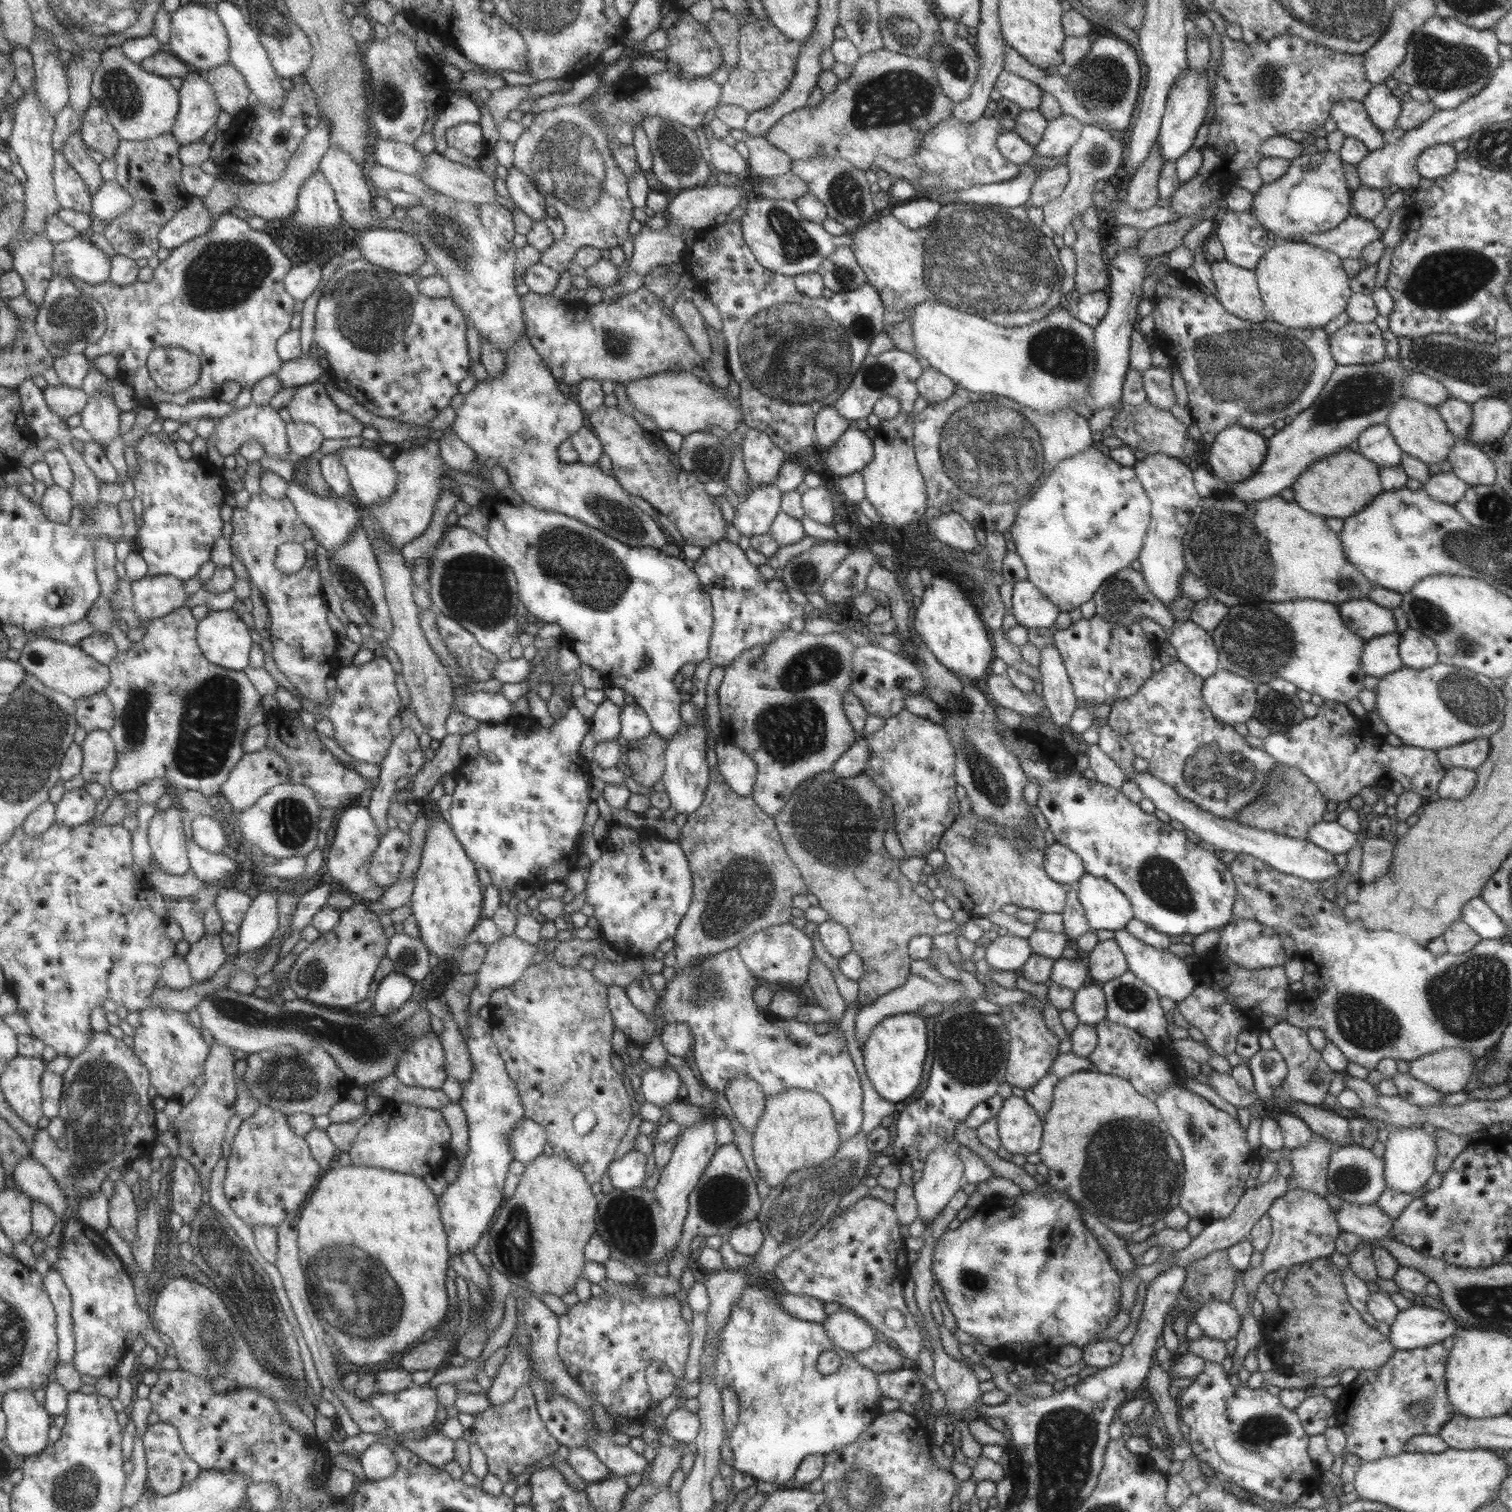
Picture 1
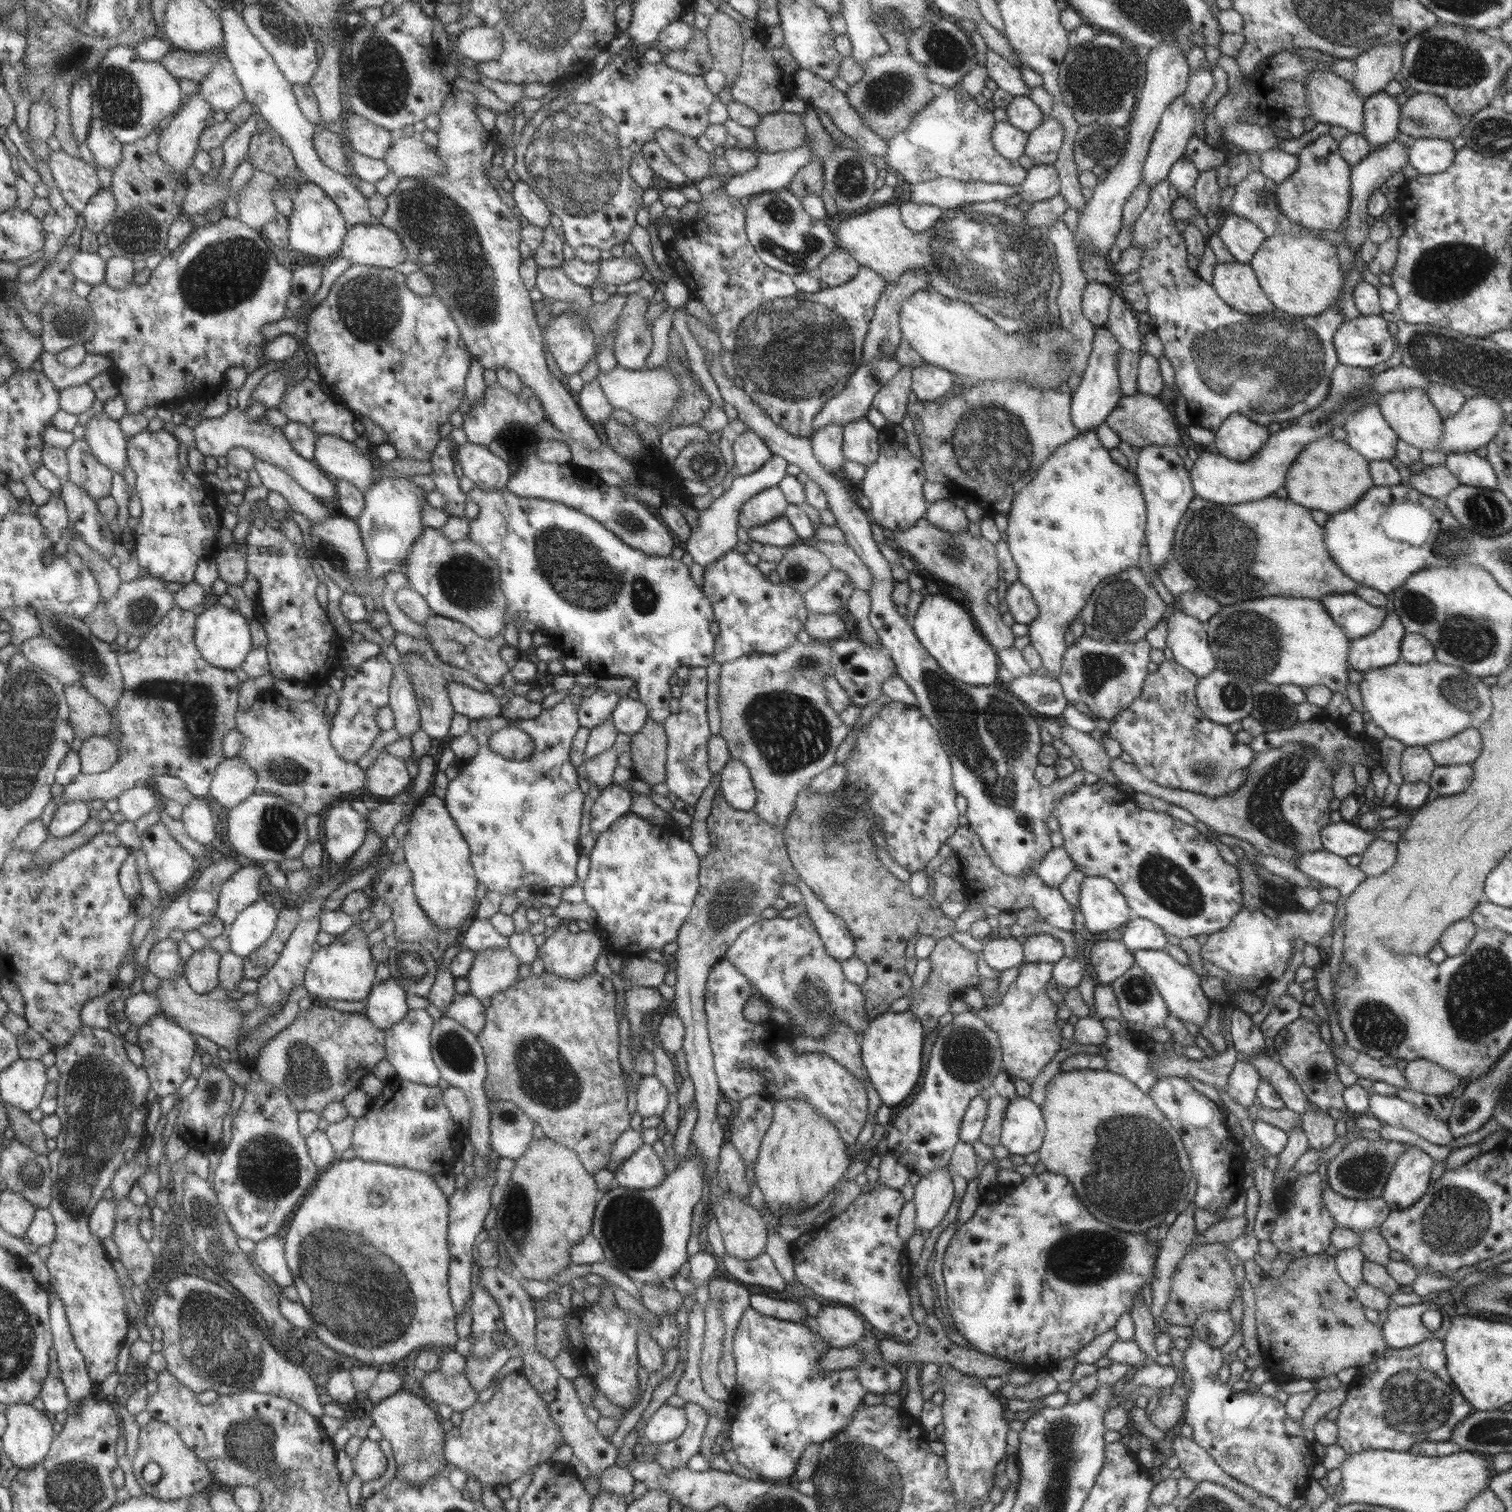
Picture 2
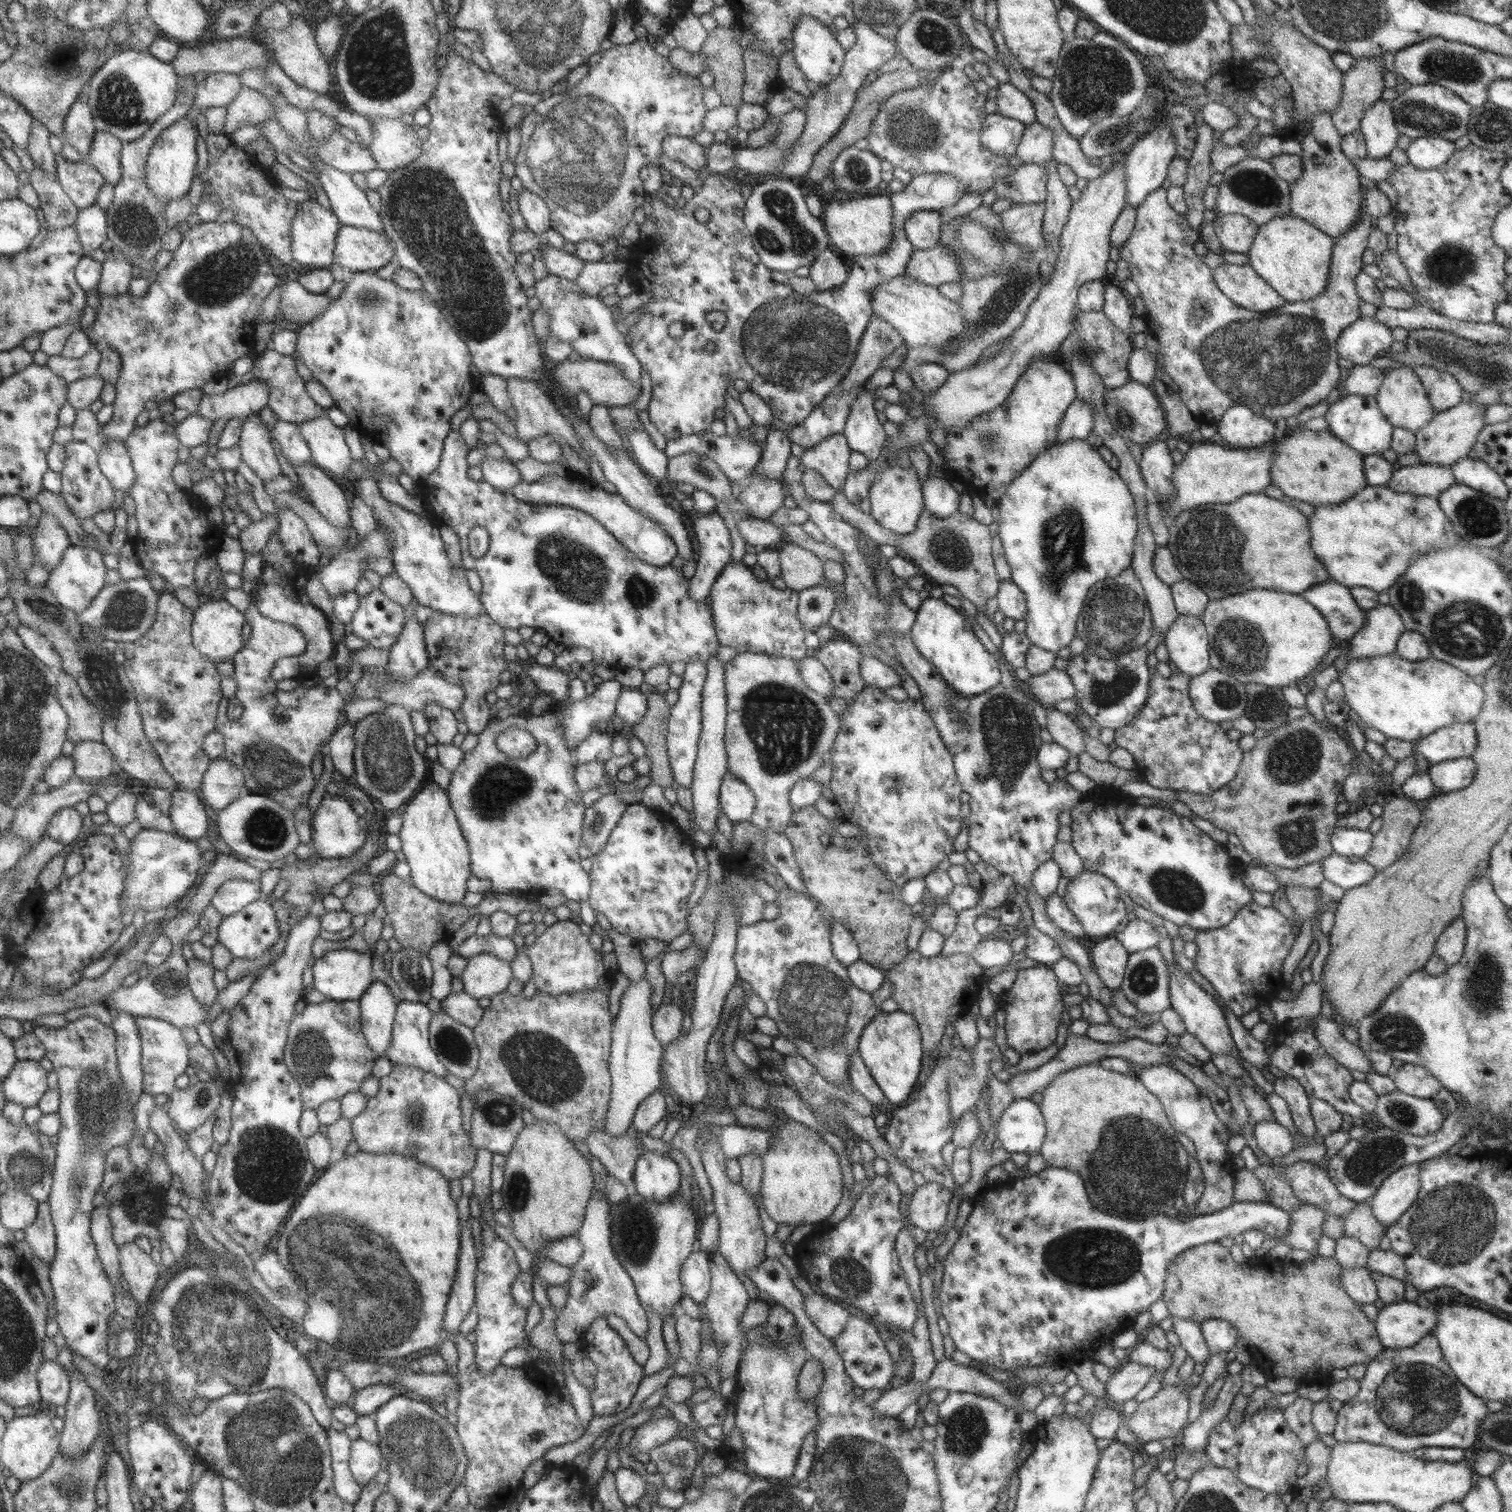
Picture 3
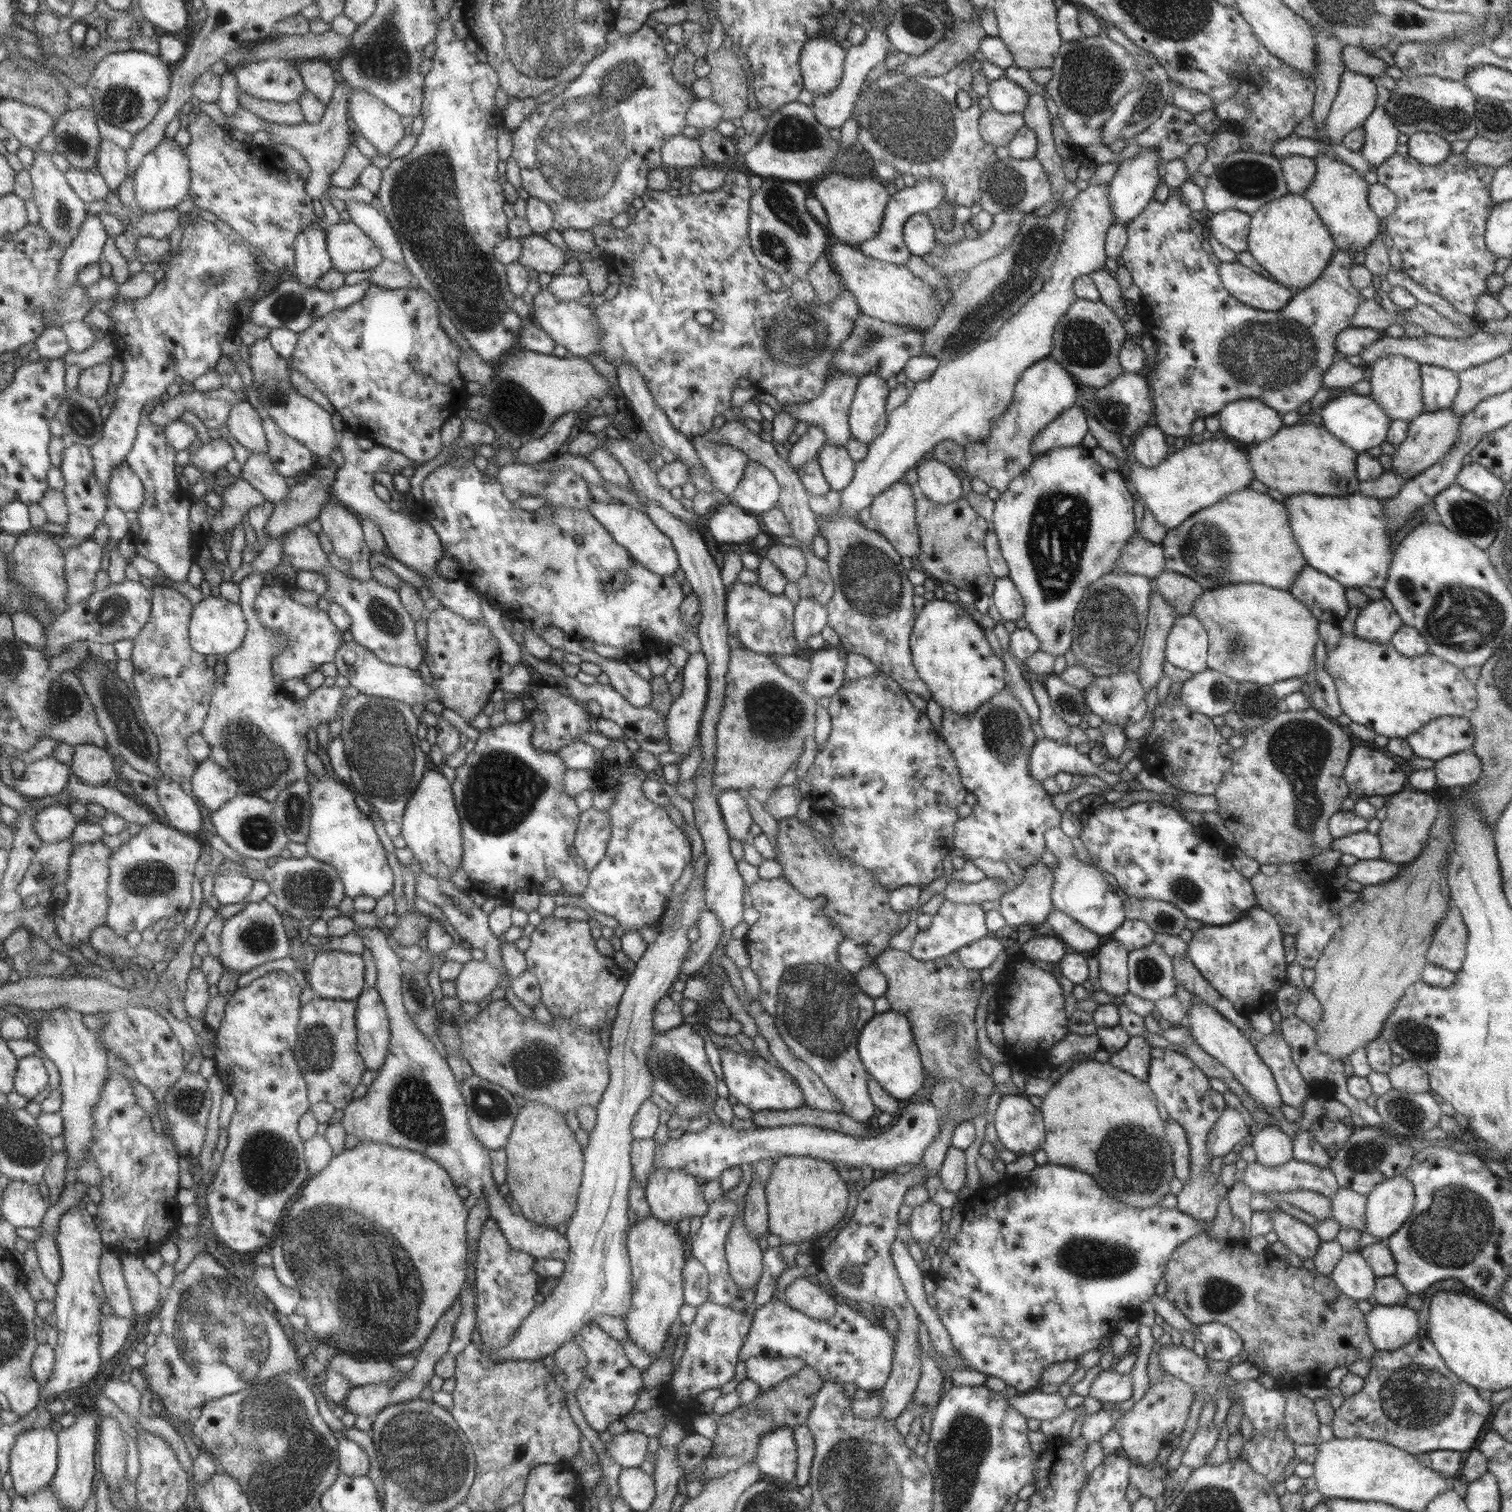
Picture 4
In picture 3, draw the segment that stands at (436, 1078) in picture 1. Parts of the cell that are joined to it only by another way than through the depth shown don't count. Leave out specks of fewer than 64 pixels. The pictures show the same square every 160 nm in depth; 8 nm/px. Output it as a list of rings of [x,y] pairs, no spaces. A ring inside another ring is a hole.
[[[405,999],[398,1001],[391,1029],[390,1045],[385,1049],[384,1056],[391,1064],[406,1064],[443,1078],[447,1073],[445,1067],[437,1060],[436,1054],[427,1041],[427,1025],[432,1014],[433,1012],[423,1003],[409,1002]]]

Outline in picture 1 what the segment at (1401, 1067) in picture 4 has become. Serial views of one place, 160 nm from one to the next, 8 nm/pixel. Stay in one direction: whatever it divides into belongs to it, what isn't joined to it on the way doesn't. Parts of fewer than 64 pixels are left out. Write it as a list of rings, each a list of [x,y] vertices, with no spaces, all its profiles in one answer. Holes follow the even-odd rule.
[[[1444,1048],[1409,1061],[1408,1073],[1439,1092],[1451,1094],[1465,1090],[1475,1062],[1472,1051]]]

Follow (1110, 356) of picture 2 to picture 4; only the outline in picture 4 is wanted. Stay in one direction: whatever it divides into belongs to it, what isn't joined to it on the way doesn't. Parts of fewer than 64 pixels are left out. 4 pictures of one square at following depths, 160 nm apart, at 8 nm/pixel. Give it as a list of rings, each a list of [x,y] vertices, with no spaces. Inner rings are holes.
[[[1074,404],[1046,424],[1046,427],[1032,438],[1032,455],[1041,454],[1050,448],[1081,445],[1087,431],[1085,413],[1079,405]]]

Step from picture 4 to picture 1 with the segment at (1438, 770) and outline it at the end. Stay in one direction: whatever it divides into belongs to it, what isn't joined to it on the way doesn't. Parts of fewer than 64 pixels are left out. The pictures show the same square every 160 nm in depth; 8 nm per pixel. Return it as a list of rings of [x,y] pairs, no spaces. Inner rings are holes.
[[[1447,768],[1438,784],[1436,798],[1457,801],[1465,797],[1476,785],[1476,771],[1468,768]]]

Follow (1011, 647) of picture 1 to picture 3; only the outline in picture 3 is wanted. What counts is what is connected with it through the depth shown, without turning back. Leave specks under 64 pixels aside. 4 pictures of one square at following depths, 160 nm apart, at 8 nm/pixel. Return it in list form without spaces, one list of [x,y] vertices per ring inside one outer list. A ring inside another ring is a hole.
[[[837,490],[827,503],[839,517],[857,530],[863,531],[876,545],[887,544],[905,552],[918,571],[932,578],[937,585],[955,586],[965,600],[973,603],[976,612],[984,613],[987,600],[996,596],[1001,580],[994,569],[991,534],[987,525],[967,517],[958,510],[951,516],[937,518],[924,508],[911,532],[897,534],[883,528],[869,513],[862,512],[858,505],[851,504],[841,490]]]

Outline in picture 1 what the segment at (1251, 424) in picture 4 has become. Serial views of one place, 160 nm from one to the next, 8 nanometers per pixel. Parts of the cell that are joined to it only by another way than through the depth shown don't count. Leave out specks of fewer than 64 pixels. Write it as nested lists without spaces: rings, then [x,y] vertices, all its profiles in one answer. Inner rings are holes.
[[[1234,424],[1219,432],[1207,454],[1209,470],[1224,484],[1237,484],[1256,473],[1266,453],[1261,433]]]

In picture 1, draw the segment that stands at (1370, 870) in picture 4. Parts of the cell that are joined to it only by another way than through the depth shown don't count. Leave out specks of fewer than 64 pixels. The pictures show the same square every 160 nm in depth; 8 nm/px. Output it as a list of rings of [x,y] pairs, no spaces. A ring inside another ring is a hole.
[[[1108,723],[1099,724],[1096,729],[1099,735],[1098,746],[1105,755],[1109,756],[1125,775],[1126,781],[1134,782],[1142,792],[1142,798],[1147,798],[1155,806],[1155,810],[1164,812],[1171,821],[1181,823],[1184,828],[1194,832],[1201,840],[1202,845],[1209,847],[1217,853],[1222,853],[1226,857],[1234,857],[1238,854],[1248,854],[1257,860],[1262,860],[1267,866],[1284,872],[1291,876],[1311,881],[1323,881],[1326,878],[1339,876],[1335,864],[1334,855],[1326,850],[1320,849],[1307,839],[1294,839],[1285,835],[1278,835],[1268,830],[1259,830],[1244,824],[1233,822],[1233,820],[1213,816],[1209,812],[1198,808],[1185,798],[1181,798],[1169,783],[1156,779],[1147,771],[1137,772],[1133,768],[1134,754],[1131,752],[1129,742],[1122,738],[1115,730],[1109,728]]]

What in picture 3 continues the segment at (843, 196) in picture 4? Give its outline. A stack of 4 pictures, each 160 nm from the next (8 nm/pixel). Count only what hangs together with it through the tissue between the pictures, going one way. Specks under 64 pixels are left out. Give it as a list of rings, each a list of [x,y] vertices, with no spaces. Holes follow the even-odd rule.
[[[873,192],[849,200],[830,202],[821,217],[831,248],[848,260],[853,257],[877,257],[887,251],[893,235],[893,210],[888,194]]]

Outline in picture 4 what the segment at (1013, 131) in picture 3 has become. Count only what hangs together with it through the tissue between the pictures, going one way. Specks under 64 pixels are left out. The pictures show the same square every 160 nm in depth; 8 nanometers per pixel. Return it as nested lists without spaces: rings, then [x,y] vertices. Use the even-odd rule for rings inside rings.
[[[992,108],[982,110],[978,120],[981,140],[994,148],[1007,146],[1014,134],[1024,125],[1022,113],[1001,114]]]

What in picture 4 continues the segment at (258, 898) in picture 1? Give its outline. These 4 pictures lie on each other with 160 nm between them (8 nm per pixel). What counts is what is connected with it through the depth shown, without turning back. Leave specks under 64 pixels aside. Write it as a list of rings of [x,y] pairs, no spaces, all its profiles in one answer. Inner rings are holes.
[[[261,899],[249,902],[243,909],[222,922],[220,930],[219,964],[228,971],[243,974],[255,966],[288,957],[289,942],[281,925],[281,915],[277,906]]]

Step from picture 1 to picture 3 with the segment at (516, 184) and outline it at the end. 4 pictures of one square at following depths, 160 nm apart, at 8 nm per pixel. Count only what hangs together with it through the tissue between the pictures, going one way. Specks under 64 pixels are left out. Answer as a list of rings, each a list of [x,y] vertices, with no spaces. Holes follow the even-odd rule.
[[[524,187],[517,196],[517,212],[525,219],[526,230],[543,238],[545,232],[551,229],[550,213],[545,202]]]

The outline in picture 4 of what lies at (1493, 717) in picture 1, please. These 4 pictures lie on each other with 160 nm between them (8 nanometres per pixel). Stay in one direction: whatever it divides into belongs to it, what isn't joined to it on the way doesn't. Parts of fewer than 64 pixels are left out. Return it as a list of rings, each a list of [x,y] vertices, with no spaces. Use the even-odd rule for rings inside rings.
[[[1354,633],[1340,634],[1339,642],[1326,653],[1325,672],[1331,676],[1337,692],[1337,702],[1341,712],[1353,722],[1371,729],[1376,735],[1389,738],[1407,738],[1419,731],[1423,724],[1443,716],[1466,717],[1475,707],[1475,687],[1465,676],[1462,669],[1453,667],[1444,660],[1427,652],[1421,656],[1407,658],[1399,654],[1393,645],[1377,644],[1359,640]]]

